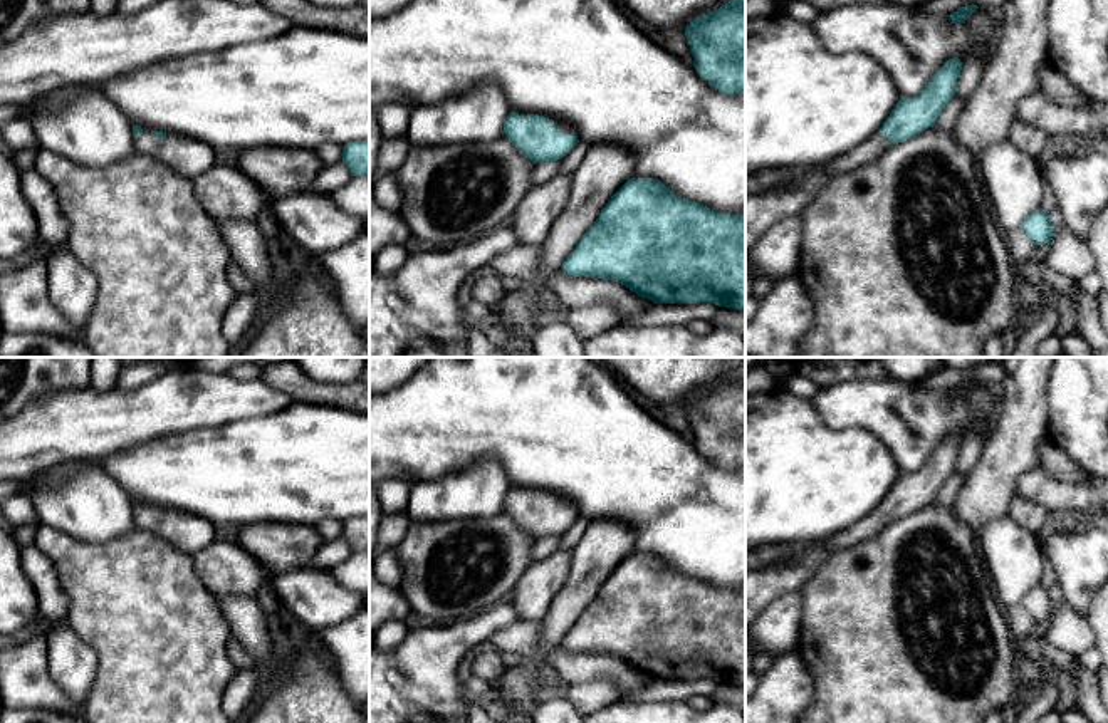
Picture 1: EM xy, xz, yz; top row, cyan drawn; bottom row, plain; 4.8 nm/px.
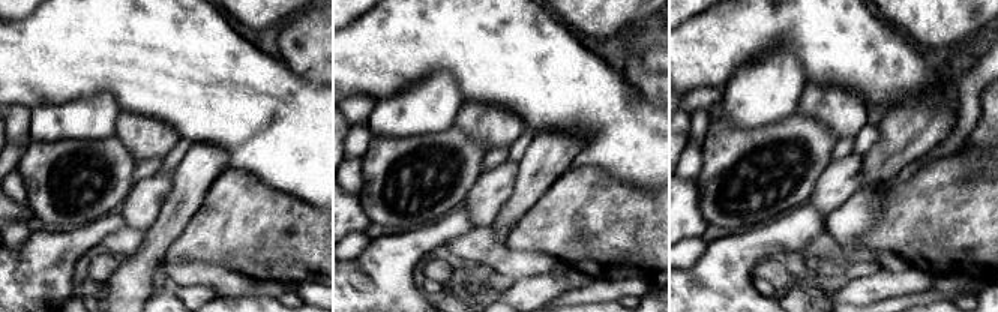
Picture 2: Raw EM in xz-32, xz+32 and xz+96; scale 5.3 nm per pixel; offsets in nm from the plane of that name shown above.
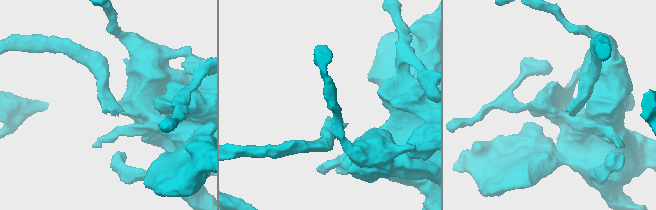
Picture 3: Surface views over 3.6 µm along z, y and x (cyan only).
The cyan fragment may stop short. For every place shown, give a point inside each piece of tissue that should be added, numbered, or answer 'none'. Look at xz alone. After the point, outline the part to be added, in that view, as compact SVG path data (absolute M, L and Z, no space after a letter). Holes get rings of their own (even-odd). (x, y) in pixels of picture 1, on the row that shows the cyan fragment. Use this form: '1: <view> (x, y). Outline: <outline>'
1: xz (564, 128). Outline: M544 116L546 119L551 119L549 116ZM551 119L552 121L552 126L556 129L559 129L561 133L567 134L567 136L576 136L576 131L567 124L567 122L562 122L562 121L557 121L557 119Z

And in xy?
1: xy (190, 158). Outline: M143 129L143 134L134 136L133 141L136 153L153 156L190 179L195 179L217 163L213 148L188 136L166 133L166 138L161 139L149 129Z

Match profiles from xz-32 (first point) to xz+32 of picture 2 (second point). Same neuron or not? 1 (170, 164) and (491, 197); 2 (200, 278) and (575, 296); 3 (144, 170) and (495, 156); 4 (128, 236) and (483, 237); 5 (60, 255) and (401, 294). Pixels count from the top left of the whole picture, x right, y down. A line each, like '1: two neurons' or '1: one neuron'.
1: two neurons
2: two neurons
3: one neuron
4: one neuron
5: one neuron

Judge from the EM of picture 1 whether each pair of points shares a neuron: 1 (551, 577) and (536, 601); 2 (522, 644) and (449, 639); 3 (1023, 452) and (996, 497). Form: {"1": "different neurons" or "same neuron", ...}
{"1": "same neuron", "2": "different neurons", "3": "same neuron"}

